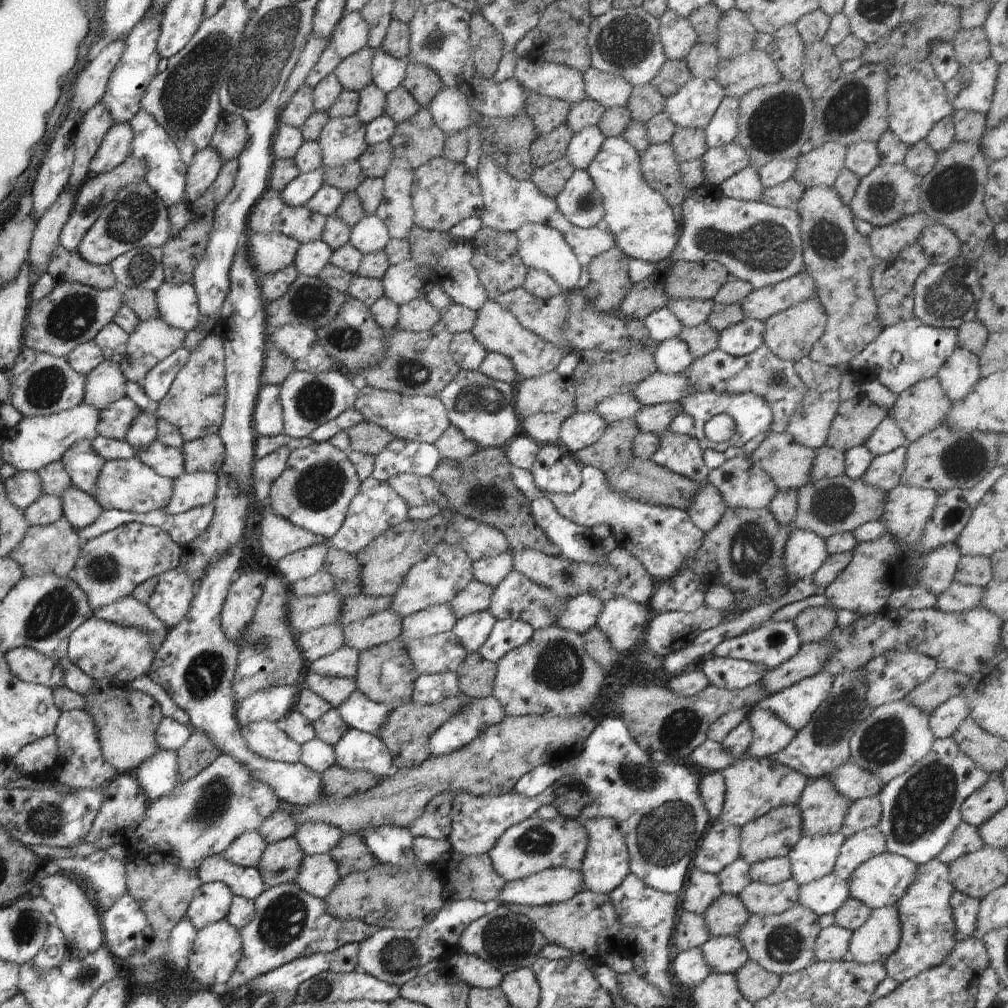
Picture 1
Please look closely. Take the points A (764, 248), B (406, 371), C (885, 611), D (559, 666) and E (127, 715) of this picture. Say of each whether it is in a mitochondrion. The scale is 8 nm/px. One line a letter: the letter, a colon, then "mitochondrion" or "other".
A: mitochondrion
B: mitochondrion
C: other
D: mitochondrion
E: other

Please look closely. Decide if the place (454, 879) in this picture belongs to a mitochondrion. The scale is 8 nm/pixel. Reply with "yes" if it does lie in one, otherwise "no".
yes

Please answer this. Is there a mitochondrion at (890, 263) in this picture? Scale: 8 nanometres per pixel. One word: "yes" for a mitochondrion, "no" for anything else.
no

